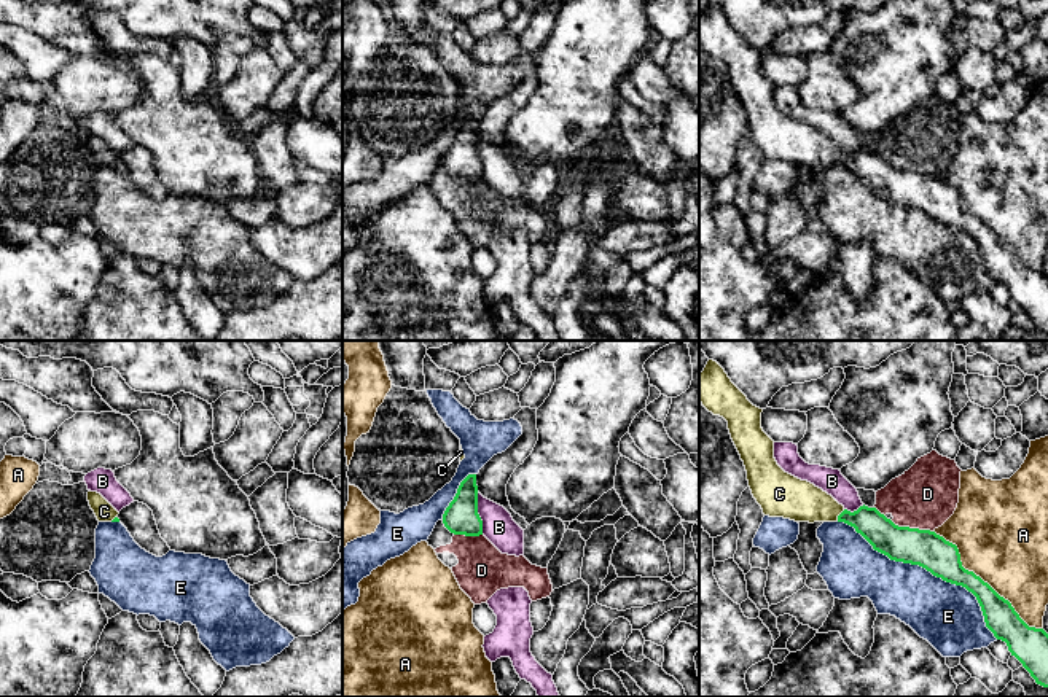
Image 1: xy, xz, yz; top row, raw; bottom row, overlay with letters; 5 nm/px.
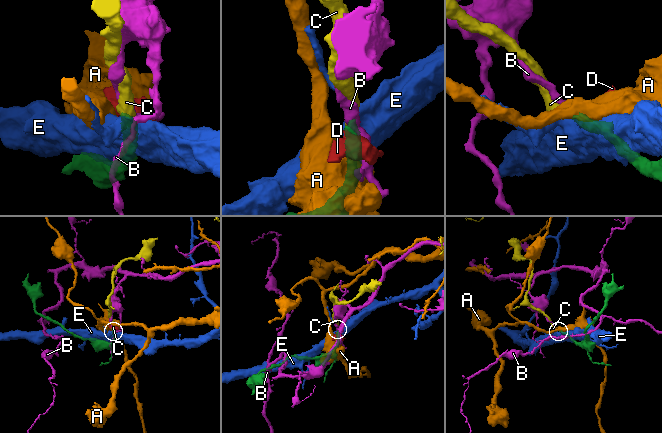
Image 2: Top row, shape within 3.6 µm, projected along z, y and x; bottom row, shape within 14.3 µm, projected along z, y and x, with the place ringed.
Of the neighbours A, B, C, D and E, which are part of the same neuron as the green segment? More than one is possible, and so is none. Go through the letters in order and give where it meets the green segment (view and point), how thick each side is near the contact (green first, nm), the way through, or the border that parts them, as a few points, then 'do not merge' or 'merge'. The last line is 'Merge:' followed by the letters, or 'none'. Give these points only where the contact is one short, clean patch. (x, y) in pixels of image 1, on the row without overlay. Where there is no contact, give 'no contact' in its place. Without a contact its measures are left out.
A: contact yz (981, 223); calibres 180 and 460 nm; do not merge
B: contact xz (477, 156); calibres 180 and 160 nm; do not merge
C: contact yz (840, 158); calibres 160 and 220 nm; way yz (876, 172), (864, 163), (840, 158), (798, 144); merge
D: contact yz (911, 172); calibres 190 and 320 nm; do not merge
E: contact yz (927, 214); calibres 190 and 320 nm; do not merge
Merge: C

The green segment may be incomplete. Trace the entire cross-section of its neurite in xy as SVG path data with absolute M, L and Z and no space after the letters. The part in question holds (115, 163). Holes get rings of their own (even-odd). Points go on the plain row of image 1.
M89 134L88 145L99 165L119 165L119 156L100 137Z

